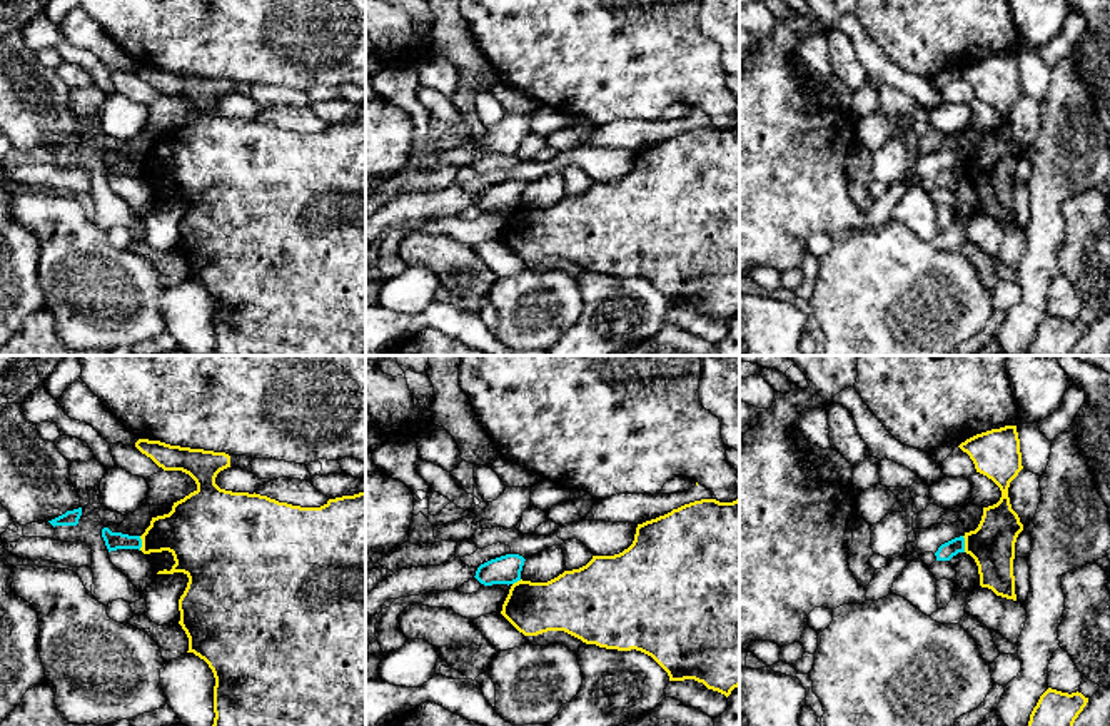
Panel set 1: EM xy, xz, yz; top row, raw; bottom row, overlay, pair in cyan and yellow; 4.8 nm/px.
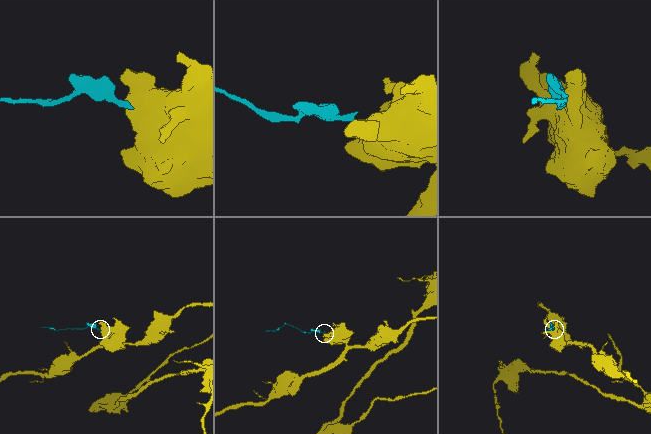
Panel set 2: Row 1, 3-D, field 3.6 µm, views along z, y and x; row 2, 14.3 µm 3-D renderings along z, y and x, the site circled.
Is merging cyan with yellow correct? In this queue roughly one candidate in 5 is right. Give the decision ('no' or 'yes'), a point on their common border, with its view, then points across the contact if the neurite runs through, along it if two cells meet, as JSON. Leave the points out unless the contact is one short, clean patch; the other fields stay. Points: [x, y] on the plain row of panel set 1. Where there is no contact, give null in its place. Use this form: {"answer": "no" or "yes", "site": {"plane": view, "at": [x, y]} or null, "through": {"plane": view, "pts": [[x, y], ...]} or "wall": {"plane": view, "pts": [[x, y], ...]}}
{"answer": "no", "site": {"plane": "yz", "at": [963, 171]}, "wall": {"plane": "yz", "pts": [[962, 162], [965, 177]]}}

